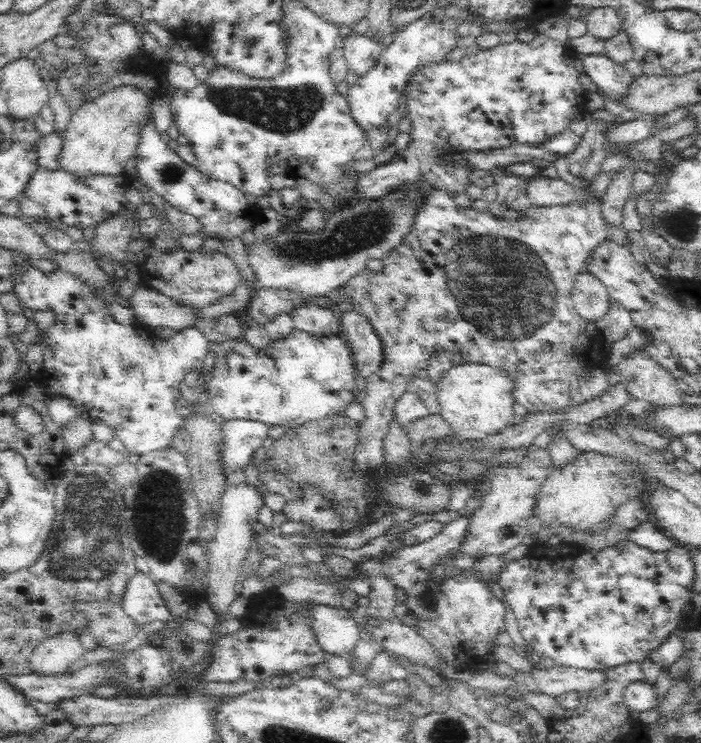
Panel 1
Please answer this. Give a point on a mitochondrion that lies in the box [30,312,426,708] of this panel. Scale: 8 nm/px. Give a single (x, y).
(89, 543)

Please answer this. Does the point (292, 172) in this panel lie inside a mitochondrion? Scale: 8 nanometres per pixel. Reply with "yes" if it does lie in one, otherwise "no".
no

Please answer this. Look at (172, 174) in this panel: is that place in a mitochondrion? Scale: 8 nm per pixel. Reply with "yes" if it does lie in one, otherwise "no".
yes

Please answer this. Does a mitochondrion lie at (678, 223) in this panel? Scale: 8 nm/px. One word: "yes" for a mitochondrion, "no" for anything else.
yes

